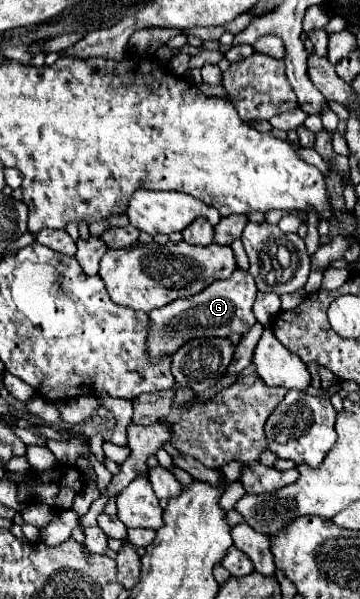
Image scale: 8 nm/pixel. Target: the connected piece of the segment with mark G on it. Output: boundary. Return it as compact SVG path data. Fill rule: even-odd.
M237 267L235 275L231 275L227 281L215 281L215 285L207 285L207 289L195 297L179 299L163 309L151 311L151 331L147 337L147 349L151 357L173 355L183 343L195 337L229 337L231 333L247 333L257 321L251 311L255 295L257 287L251 273Z

